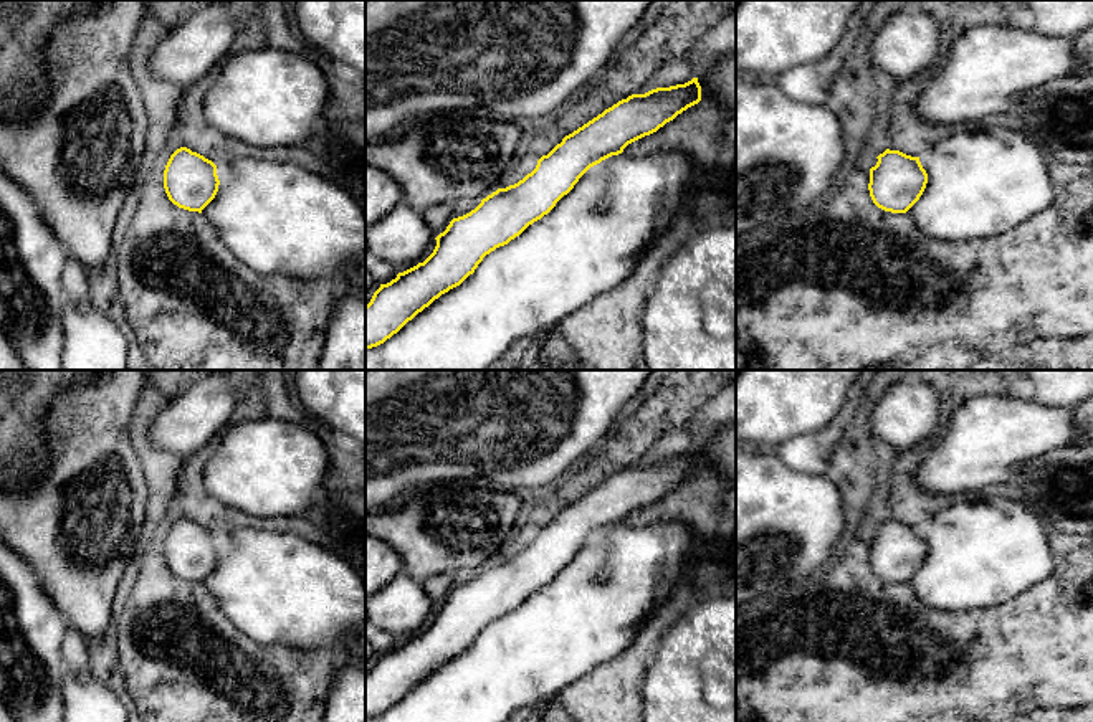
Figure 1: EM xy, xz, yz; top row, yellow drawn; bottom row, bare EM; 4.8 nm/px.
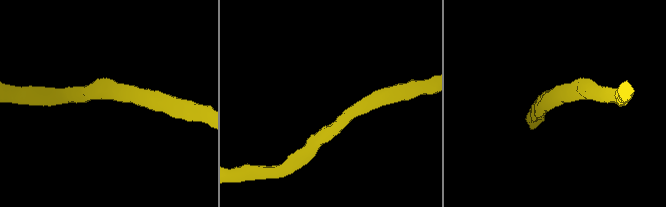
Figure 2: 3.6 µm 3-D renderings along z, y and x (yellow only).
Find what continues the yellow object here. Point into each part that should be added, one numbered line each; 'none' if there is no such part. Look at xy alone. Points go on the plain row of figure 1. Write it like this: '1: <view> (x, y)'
1: xy (278, 588)

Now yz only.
1: yz (983, 552)

